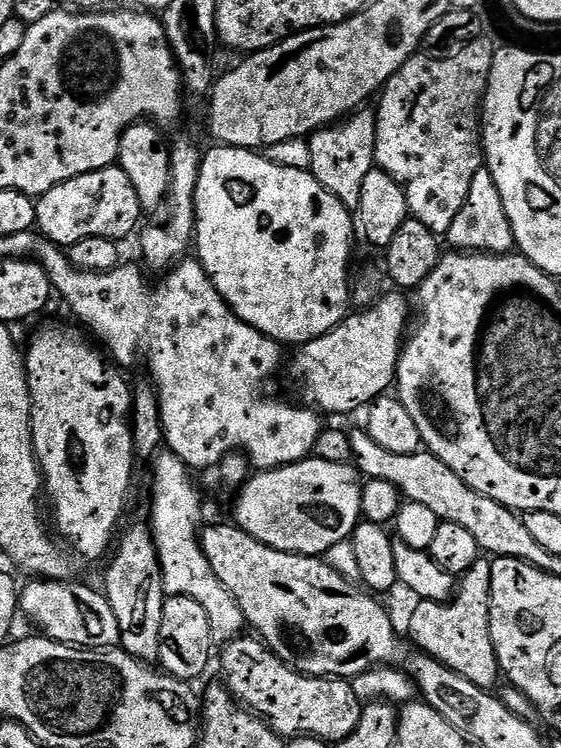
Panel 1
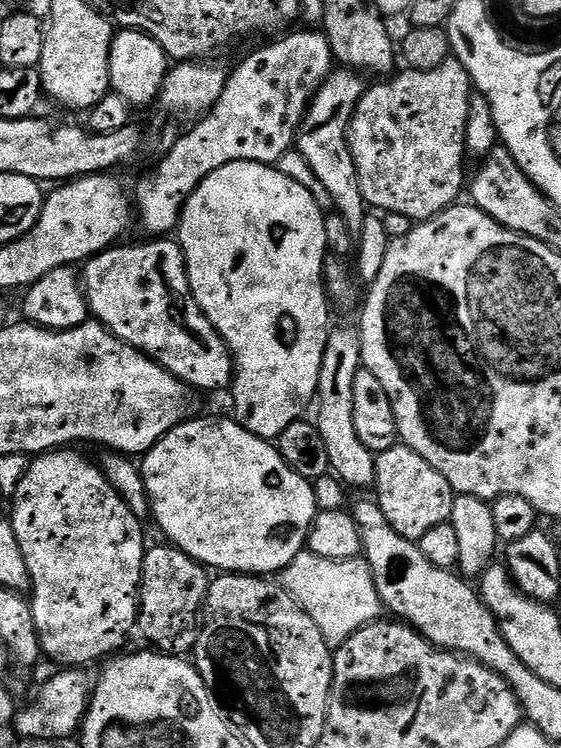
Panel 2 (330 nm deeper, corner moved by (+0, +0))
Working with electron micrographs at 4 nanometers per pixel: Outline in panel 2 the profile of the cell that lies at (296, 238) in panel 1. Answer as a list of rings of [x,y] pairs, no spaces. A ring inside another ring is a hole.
[[[239,160],[230,162],[214,174],[210,174],[194,190],[194,194],[184,204],[184,212],[180,216],[178,225],[178,243],[184,252],[184,261],[188,271],[188,281],[190,290],[198,302],[198,306],[210,318],[210,322],[218,330],[218,334],[226,342],[228,351],[232,353],[232,363],[234,365],[234,375],[230,395],[233,396],[232,412],[236,423],[241,424],[250,434],[258,438],[275,442],[290,426],[290,422],[301,419],[305,415],[304,407],[311,405],[316,399],[318,382],[322,374],[322,358],[326,354],[326,344],[330,323],[328,324],[328,306],[330,308],[330,297],[325,289],[324,261],[329,255],[328,235],[326,234],[325,209],[314,202],[310,190],[306,186],[298,186],[294,178],[286,178],[279,167],[271,164],[259,164],[249,160]]]

